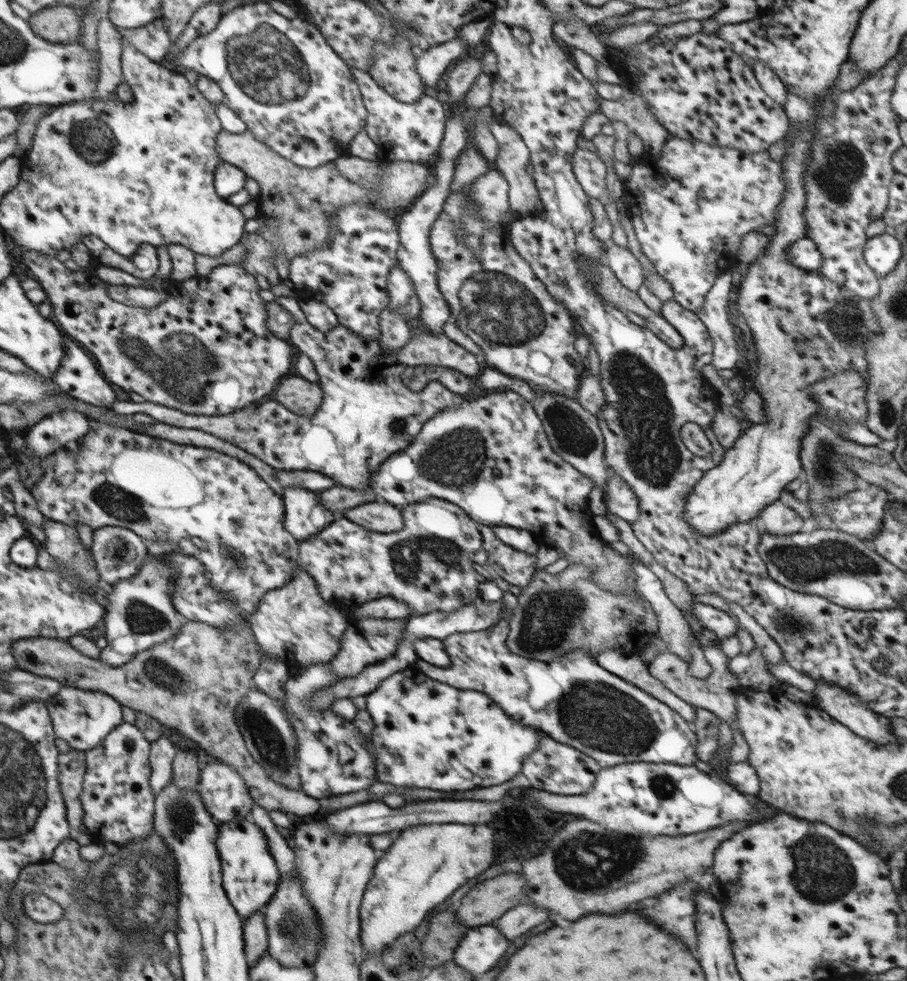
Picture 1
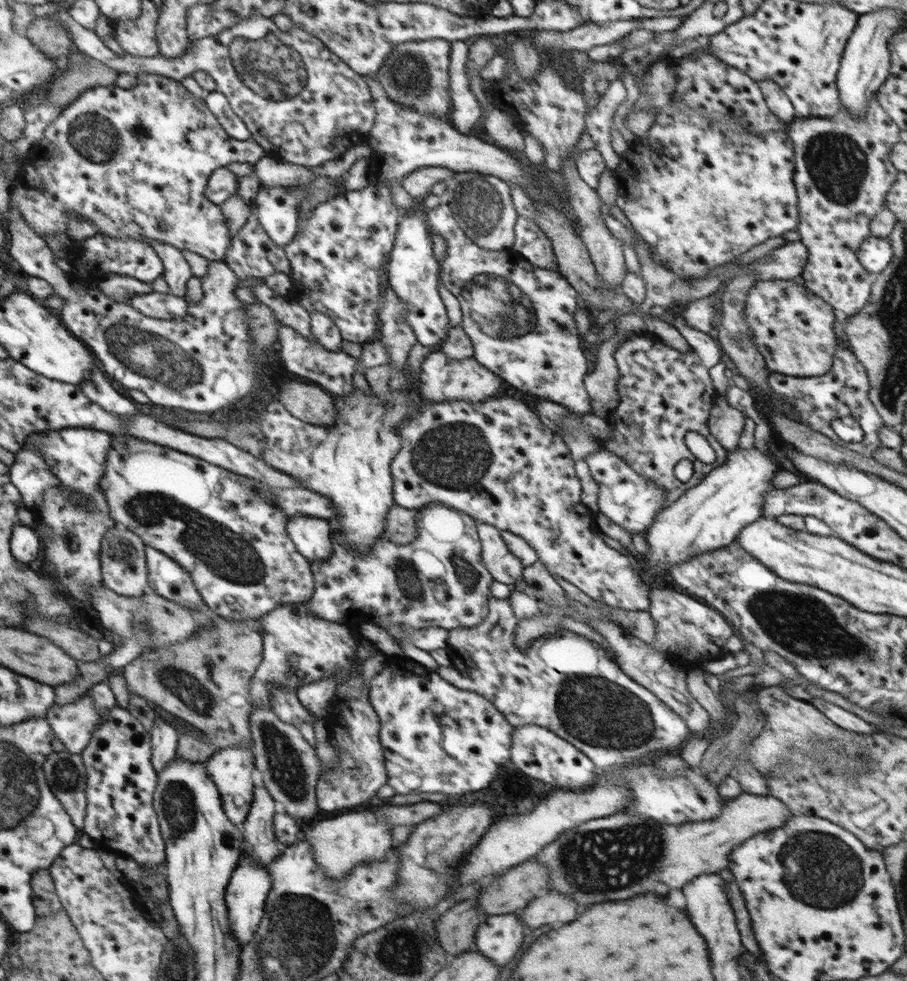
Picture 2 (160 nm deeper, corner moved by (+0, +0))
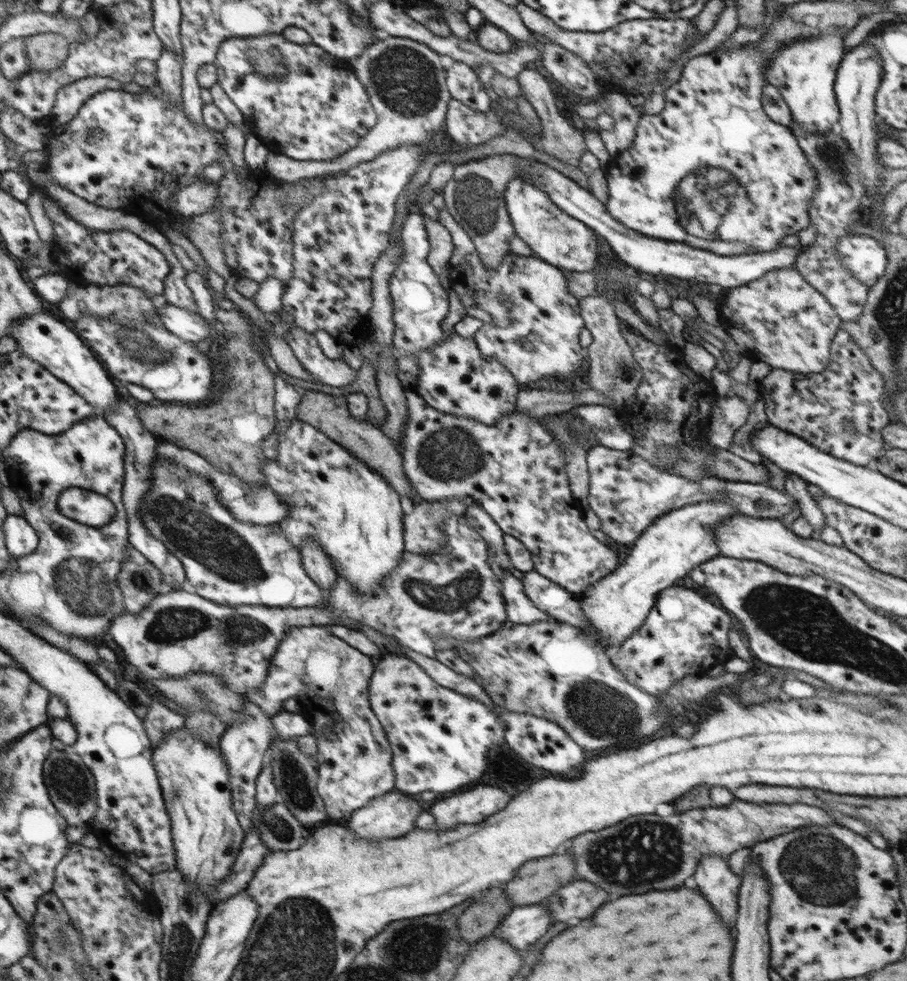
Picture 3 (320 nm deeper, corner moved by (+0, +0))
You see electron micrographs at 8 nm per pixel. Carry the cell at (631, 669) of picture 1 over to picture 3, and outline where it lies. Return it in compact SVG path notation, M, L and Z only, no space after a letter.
M506 571L503 576L503 594L506 603L507 620L513 624L534 624L540 621L556 621L529 599L524 592L520 579L514 577L510 571Z

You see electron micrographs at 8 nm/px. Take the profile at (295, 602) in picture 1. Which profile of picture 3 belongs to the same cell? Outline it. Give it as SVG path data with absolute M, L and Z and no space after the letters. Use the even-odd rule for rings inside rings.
M292 627L283 636L282 643L270 659L264 685L245 694L270 718L282 711L282 704L290 698L298 700L306 708L304 714L310 721L309 734L316 738L318 747L316 761L319 765L319 775L316 788L324 801L328 816L340 822L350 820L355 810L366 806L373 798L395 790L391 744L369 701L369 683L374 669L372 658L332 635L325 627ZM334 716L336 720L347 720L336 722L336 734L332 724Z

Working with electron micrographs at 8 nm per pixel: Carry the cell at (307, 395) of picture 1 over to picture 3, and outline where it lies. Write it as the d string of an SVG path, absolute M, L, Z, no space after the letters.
M311 391L302 392L301 401L297 407L297 419L330 436L335 443L341 444L348 452L363 460L374 472L381 474L390 486L399 494L407 507L414 505L415 490L403 469L403 456L393 445L393 442L381 431L380 427L372 426L366 421L352 420L349 411L348 398L341 395Z

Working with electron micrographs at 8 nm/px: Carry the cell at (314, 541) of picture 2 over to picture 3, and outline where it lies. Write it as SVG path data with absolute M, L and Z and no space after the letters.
M306 538L300 548L301 563L305 568L306 574L324 591L330 590L337 581L337 572L323 551L323 548L313 540Z

